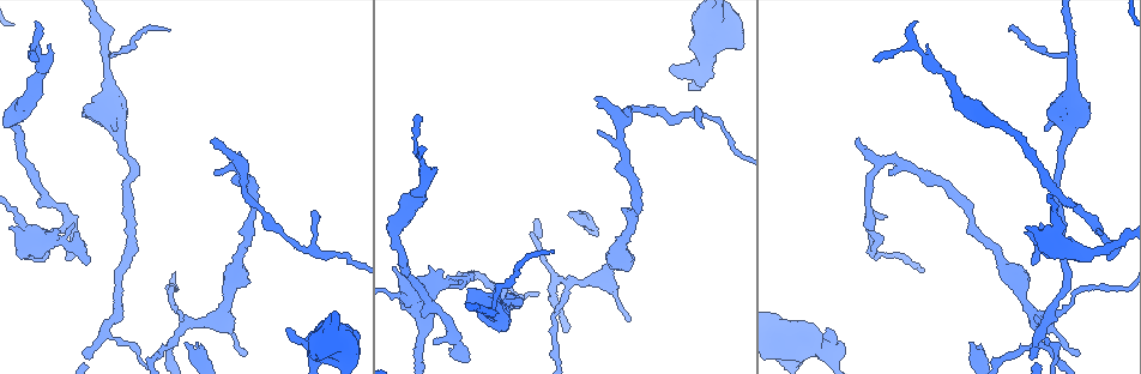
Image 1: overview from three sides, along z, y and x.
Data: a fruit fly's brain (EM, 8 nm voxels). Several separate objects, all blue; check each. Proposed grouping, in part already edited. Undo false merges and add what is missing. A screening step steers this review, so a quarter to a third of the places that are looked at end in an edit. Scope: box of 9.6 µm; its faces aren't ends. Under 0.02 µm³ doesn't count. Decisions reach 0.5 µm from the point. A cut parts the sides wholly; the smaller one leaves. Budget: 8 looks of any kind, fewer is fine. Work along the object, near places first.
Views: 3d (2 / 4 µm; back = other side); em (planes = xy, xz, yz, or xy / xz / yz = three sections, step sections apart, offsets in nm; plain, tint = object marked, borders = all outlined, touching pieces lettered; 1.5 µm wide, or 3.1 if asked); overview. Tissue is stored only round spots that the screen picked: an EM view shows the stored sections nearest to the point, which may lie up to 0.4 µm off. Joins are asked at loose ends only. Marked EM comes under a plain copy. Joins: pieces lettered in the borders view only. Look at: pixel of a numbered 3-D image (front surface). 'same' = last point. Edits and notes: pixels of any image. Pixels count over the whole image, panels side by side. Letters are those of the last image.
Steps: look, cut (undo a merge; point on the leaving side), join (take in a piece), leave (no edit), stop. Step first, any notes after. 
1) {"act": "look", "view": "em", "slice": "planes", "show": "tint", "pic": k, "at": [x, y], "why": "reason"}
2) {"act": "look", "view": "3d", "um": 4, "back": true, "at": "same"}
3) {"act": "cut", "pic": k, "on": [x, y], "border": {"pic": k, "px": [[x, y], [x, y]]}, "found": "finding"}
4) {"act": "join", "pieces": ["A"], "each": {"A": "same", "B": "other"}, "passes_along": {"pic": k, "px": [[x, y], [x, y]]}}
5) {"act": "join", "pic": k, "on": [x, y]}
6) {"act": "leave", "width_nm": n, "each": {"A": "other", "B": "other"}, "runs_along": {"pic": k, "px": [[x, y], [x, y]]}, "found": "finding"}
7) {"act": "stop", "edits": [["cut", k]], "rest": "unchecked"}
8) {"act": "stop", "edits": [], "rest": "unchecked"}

{"act": "look", "view": "em", "slice": "planes", "show": "borders", "pic": 1, "at": [1026, 226], "why": "an open end"}

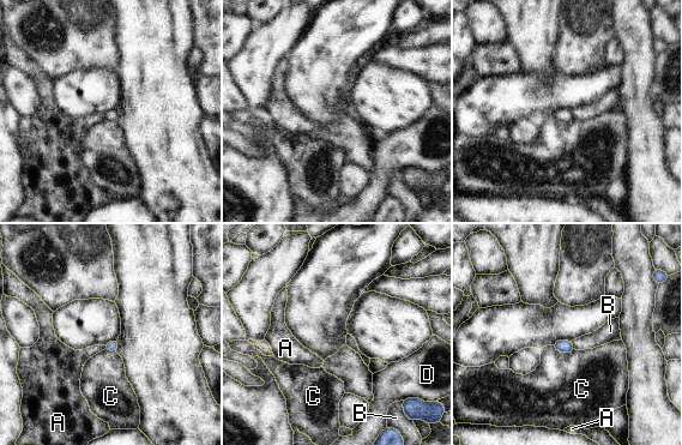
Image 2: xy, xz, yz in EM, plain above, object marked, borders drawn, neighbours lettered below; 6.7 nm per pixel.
{"act": "leave", "longest_contact_nm": ["C", 160], "each": {"A": "other", "B": "other", "C": "other", "D": "other"}, "border": {"pic": 2, "px": [[551, 346], [565, 353], [574, 350]]}, "found": "none of them fits"}

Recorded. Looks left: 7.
{"act": "look", "view": "3d", "um": 2, "pic": 1, "at": [1033, 263], "why": "branch stops here"}

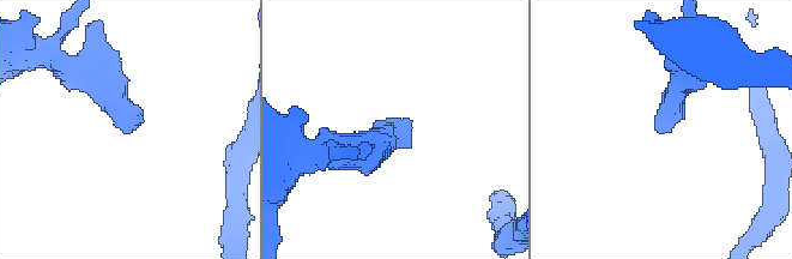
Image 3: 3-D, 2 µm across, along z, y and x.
{"act": "look", "view": "em", "slice": "xy", "step": 4, "show": "borders", "pic": 3, "at": [407, 119], "why": "now the EM"}

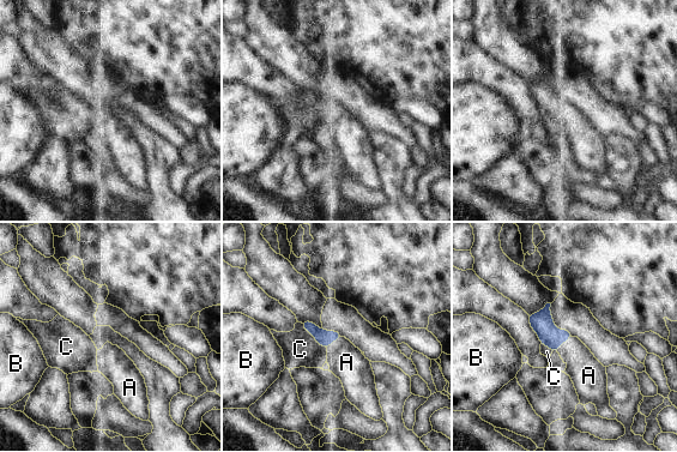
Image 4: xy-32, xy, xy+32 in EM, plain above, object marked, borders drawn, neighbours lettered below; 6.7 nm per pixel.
{"act": "look", "view": "em", "slice": "planes", "show": "borders", "at": "same"}

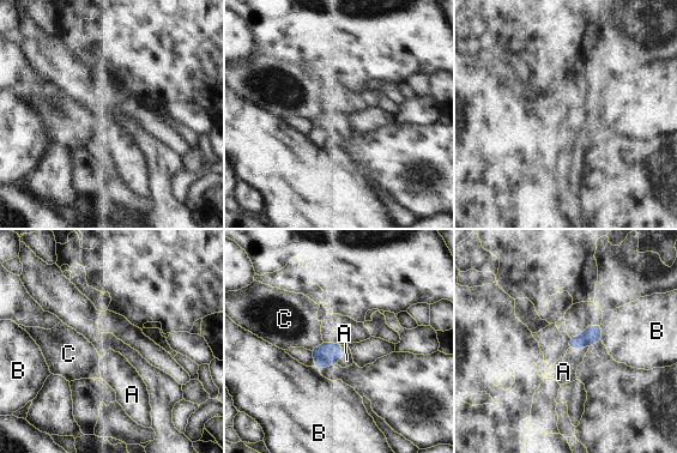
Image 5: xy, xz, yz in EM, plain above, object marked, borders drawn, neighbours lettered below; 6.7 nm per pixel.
{"act": "join", "pieces": ["A"], "each": {"A": "same", "B": "other", "C": "other"}, "passes_along": {"pic": 5, "px": [[327, 354], [342, 355], [346, 360]]}, "found": "it goes on there"}

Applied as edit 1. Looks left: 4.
{"act": "look", "view": "overview"}

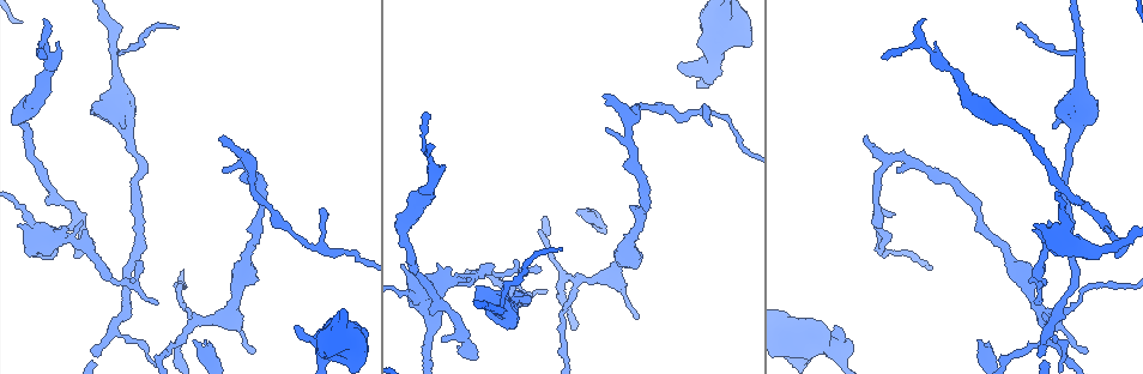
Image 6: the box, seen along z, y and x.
{"act": "look", "view": "em", "slice": "planes", "show": "borders", "pic": 6, "at": [576, 284], "why": "branch point"}

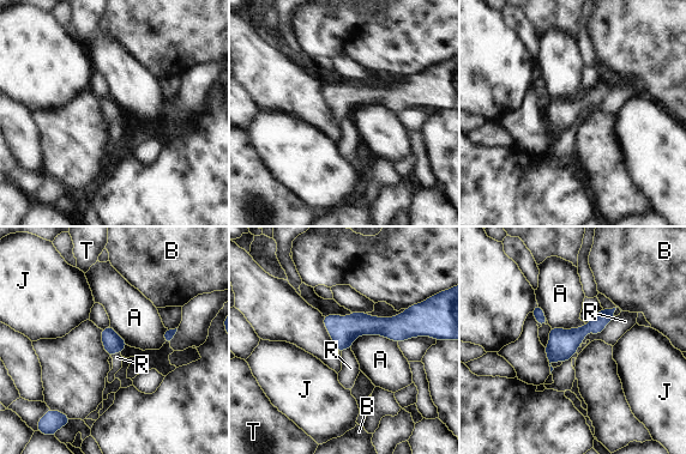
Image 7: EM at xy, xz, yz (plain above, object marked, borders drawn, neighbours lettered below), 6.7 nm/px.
{"act": "leave", "width_nm": 140, "each": {"A": "other", "B": "other", "J": "other", "R": "other", "T": "other"}, "runs_along": {"pic": 7, "px": [[326, 319], [337, 326], [415, 328]]}, "found": "one cell here"}

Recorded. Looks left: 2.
{"act": "stop", "edits": [["join", 5]], "rest": "unchecked"}

